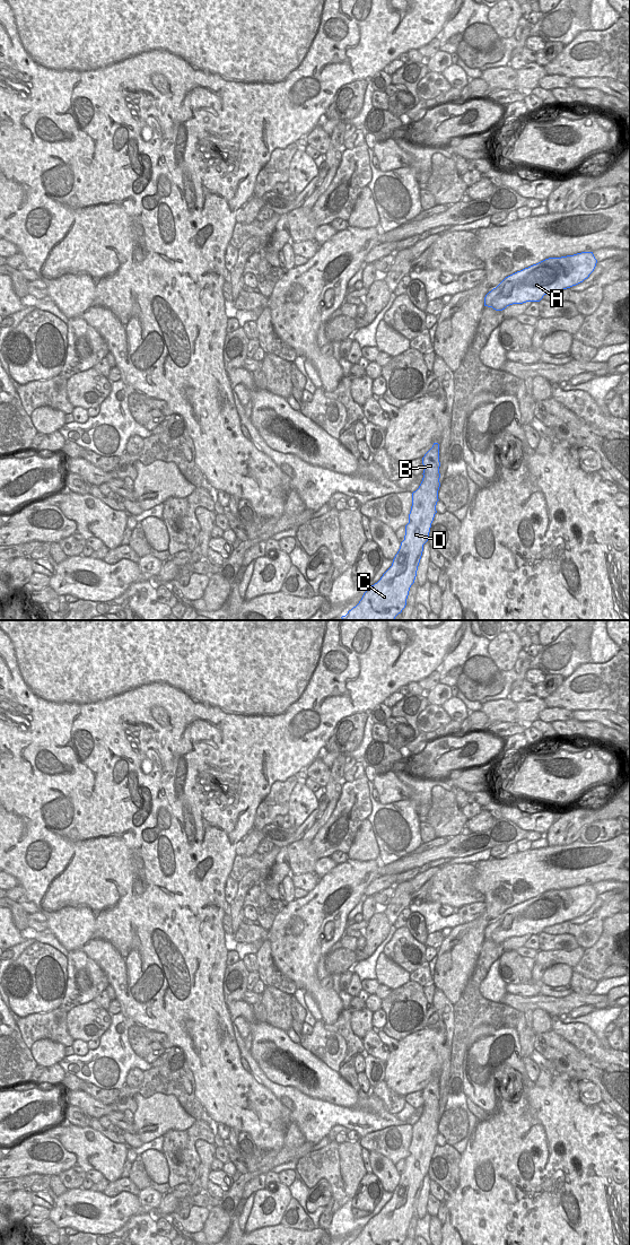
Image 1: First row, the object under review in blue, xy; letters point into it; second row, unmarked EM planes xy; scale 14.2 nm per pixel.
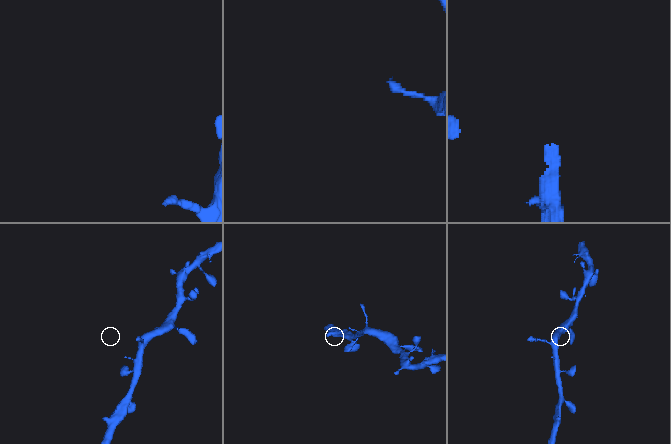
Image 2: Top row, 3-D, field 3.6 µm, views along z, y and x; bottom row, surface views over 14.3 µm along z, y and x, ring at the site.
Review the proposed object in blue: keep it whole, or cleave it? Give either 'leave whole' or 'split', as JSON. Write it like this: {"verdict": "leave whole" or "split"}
{"verdict": "leave whole"}

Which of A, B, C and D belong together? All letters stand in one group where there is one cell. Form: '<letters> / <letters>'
A B C D

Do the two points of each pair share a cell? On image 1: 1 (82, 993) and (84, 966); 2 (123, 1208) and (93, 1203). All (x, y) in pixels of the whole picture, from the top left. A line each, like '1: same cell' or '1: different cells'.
1: same cell
2: same cell

